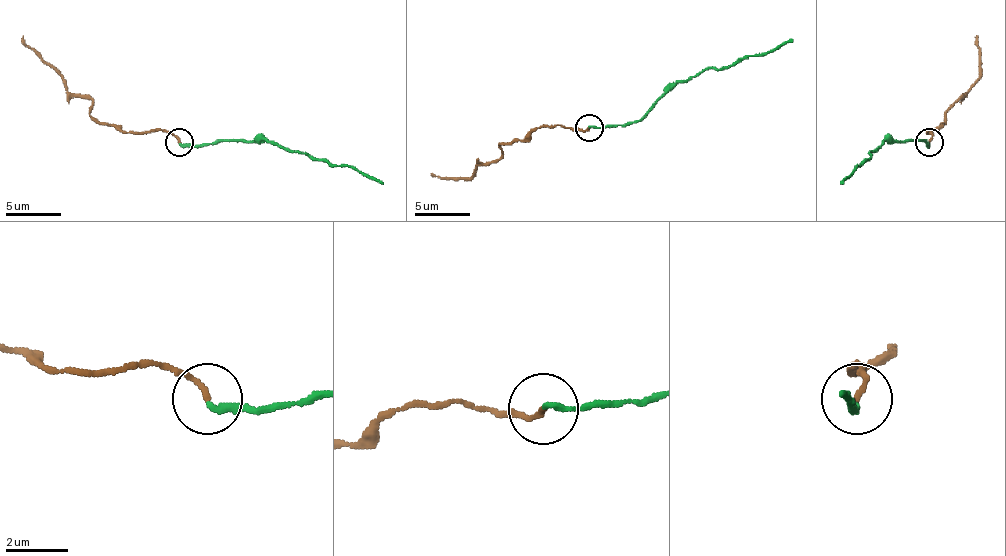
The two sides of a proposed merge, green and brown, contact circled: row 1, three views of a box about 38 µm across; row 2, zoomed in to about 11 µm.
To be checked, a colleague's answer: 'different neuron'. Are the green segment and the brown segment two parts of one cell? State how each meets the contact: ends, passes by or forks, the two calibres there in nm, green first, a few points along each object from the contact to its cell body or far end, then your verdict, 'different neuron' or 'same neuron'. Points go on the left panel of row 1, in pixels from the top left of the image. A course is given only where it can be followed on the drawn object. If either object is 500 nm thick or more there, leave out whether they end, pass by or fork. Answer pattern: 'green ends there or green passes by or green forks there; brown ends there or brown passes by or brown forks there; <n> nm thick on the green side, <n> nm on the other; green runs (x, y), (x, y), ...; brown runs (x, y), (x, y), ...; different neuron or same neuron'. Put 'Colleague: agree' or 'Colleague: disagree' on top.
Colleague: agree
green ends there; brown ends there; 180 nm thick on the green side, 160 nm on the other; green runs (180, 143), (208, 146), (227, 140), (266, 140), (357, 168), (382, 184); brown runs (180, 143), (160, 129), (119, 132), (97, 121), (91, 101), (72, 96), (22, 35); different neuron

